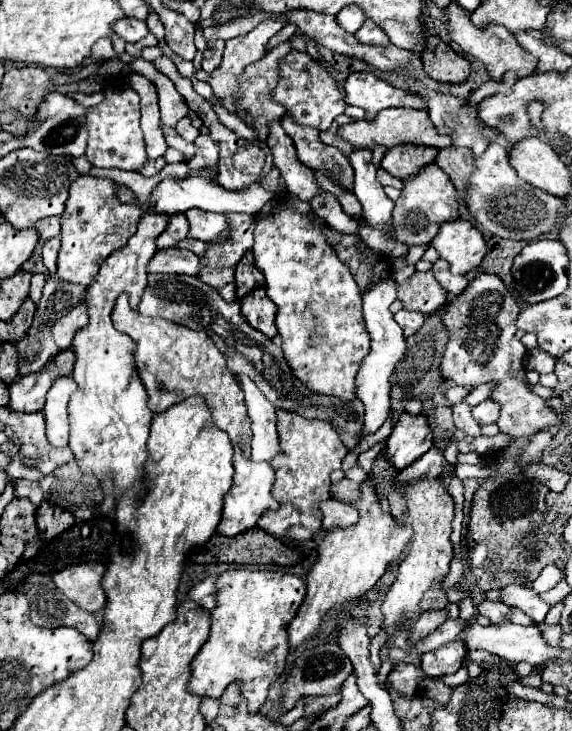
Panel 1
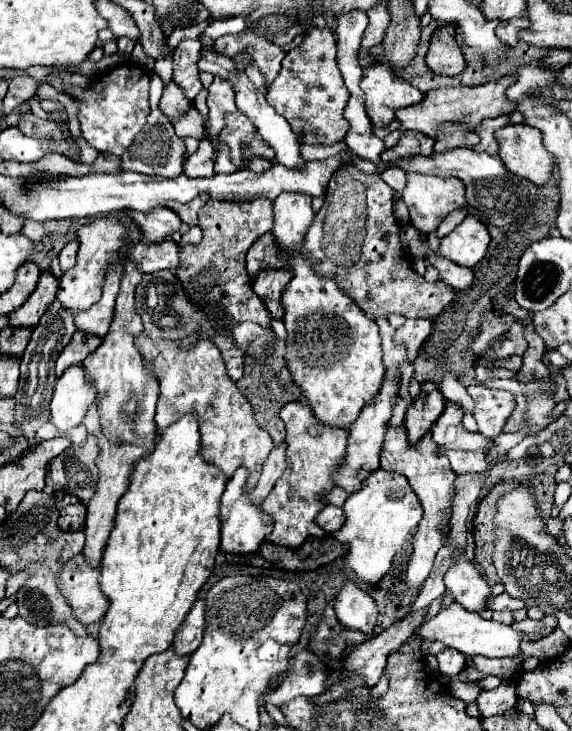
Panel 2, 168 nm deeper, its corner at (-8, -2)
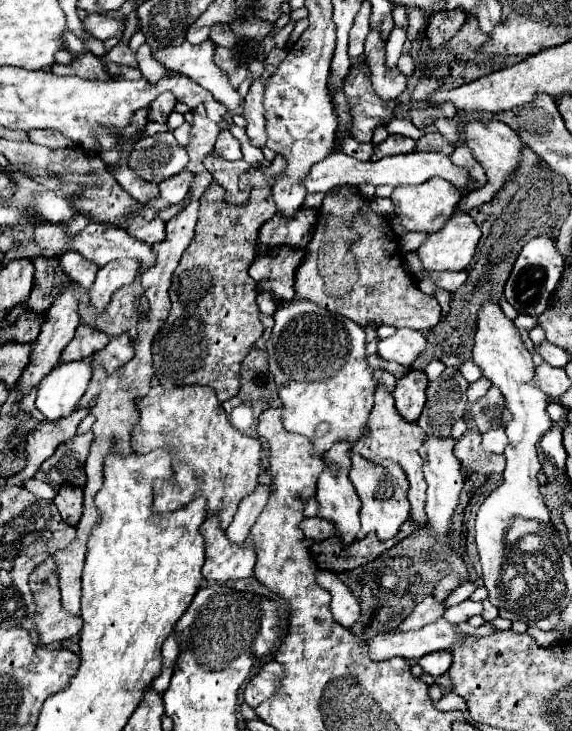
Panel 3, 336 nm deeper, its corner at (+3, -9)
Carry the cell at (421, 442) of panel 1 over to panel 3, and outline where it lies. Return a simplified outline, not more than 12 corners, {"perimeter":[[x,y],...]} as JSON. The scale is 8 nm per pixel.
{"perimeter":[[408,371],[392,393],[404,421],[418,421],[428,379]]}

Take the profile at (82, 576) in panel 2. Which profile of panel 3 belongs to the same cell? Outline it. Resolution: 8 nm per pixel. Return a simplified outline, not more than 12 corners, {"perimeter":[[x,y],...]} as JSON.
{"perimeter":[[56,561],[30,573],[42,643],[82,631],[82,617],[64,613]]}

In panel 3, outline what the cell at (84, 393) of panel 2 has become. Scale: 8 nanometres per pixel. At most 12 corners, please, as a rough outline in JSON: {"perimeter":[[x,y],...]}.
{"perimeter":[[88,361],[58,365],[42,379],[36,409],[68,417],[84,395]]}

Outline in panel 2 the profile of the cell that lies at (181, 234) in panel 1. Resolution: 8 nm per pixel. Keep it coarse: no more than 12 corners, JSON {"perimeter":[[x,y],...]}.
{"perimeter":[[169,208],[125,210],[147,242],[179,230],[181,220]]}

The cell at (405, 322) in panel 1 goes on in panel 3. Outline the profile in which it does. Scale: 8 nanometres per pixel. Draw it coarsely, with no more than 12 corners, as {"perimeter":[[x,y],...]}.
{"perimeter":[[398,329],[380,339],[378,355],[410,367],[424,347],[424,333]]}

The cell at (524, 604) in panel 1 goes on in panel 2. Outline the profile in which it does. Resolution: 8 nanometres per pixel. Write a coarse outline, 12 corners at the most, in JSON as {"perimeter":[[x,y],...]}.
{"perimeter":[[503,592],[487,598],[489,610],[519,610],[525,602],[511,598]]}

